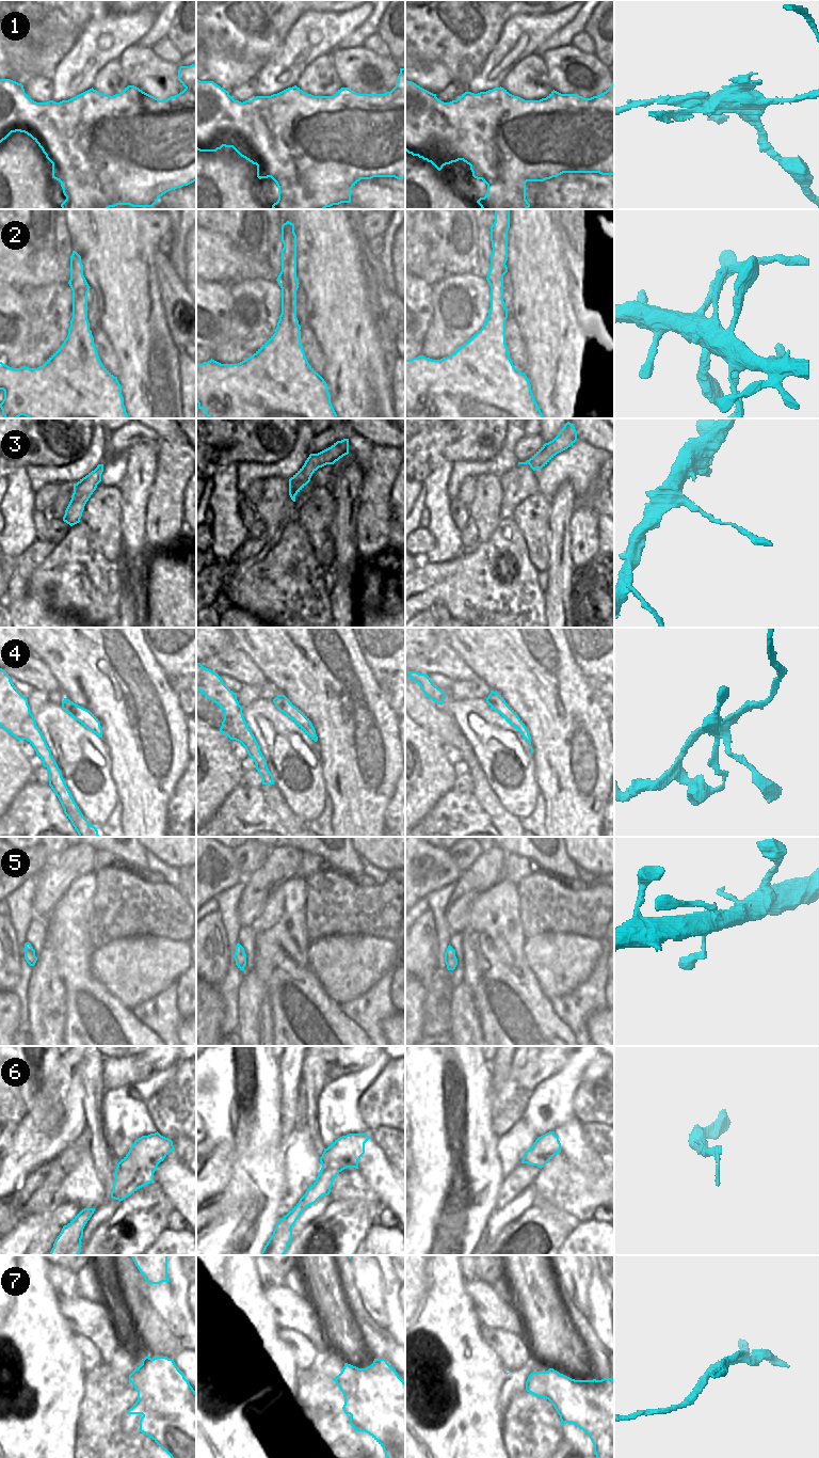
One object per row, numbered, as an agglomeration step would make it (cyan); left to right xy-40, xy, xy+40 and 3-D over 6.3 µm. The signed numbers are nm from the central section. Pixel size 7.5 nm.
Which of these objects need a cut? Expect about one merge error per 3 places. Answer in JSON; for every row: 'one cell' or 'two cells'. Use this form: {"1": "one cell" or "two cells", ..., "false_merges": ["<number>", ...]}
{"1": "two cells", "2": "two cells", "3": "two cells", "4": "one cell", "5": "one cell", "6": "one cell", "7": "two cells", "false_merges": ["1", "2", "3", "7"]}

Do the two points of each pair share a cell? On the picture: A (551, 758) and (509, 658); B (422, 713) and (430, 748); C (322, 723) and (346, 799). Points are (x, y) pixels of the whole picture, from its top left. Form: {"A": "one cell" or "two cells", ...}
{"A": "one cell", "B": "two cells", "C": "one cell"}

